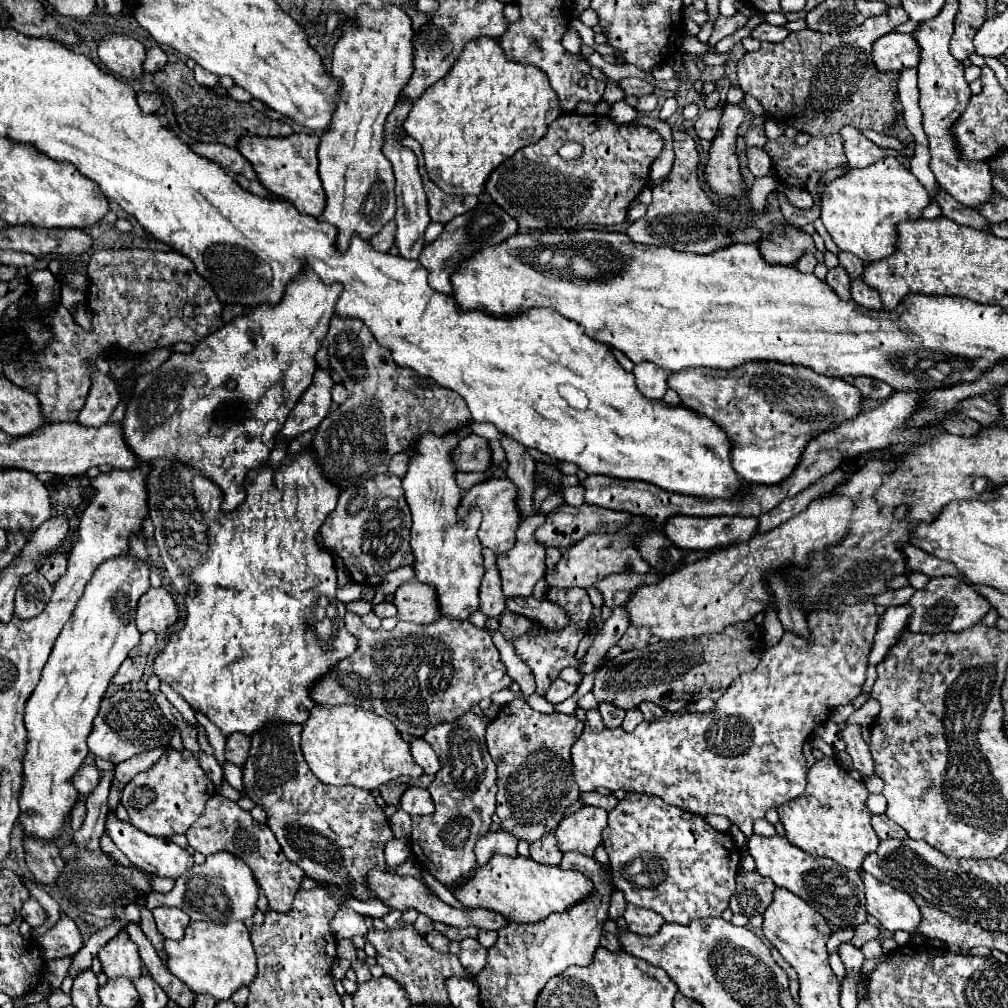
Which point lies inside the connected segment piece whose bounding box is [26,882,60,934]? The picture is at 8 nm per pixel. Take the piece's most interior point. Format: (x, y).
(51, 907)

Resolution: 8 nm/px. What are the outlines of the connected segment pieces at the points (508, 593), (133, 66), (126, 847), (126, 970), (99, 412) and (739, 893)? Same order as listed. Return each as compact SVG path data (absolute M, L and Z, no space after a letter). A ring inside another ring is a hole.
M543 513L527 517L517 531L517 543L513 549L497 555L505 597L529 597L533 593L533 585L547 571L545 547L535 539L535 531L543 521Z
M105 35L97 47L97 55L109 71L129 81L135 81L143 75L145 47L133 37Z
M115 811L107 813L107 821L105 821L105 833L111 837L111 841L127 855L127 859L133 865L139 865L139 869L145 869L157 877L171 877L177 879L179 875L183 875L187 869L191 869L193 865L193 857L181 849L179 845L175 845L171 839L163 839L163 837L153 837L147 835L143 831L139 831L135 825L131 825L129 821L121 821L117 817Z
M119 931L119 935L99 951L99 959L107 977L135 979L141 975L139 947L129 939L127 931Z
M91 365L89 369L93 375L93 389L91 389L87 403L85 403L83 411L79 413L77 421L87 427L99 427L109 421L109 417L111 417L113 409L117 407L117 403L121 401L121 397L119 397L115 383L109 379L109 375L99 373L95 365Z
M757 871L753 873L739 873L737 875L737 889L729 901L729 909L733 913L753 917L763 913L773 899L775 883Z

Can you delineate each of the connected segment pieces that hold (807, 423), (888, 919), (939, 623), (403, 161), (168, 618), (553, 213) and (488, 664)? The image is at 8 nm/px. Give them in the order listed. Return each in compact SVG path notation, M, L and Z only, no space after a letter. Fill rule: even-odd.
M757 361L757 363L741 365L731 371L717 371L717 369L703 369L703 367L685 369L669 375L667 383L681 397L681 403L687 409L707 415L711 421L721 425L721 429L727 433L729 441L733 443L731 463L735 471L747 483L775 485L791 475L791 471L797 467L811 439L815 439L823 431L831 431L839 427L841 423L855 419L861 413L859 389L845 383L843 379L819 375L819 373L813 373L811 369L805 369L805 383L795 381L795 377L797 377L797 369L793 365L785 367L773 361Z
M863 873L863 883L867 897L867 913L877 917L883 929L891 933L917 933L917 927L921 923L921 911L907 893L897 891L867 873Z
M935 577L929 581L929 585L921 591L915 591L909 605L913 607L913 615L909 617L907 627L913 633L945 633L945 631L963 631L969 629L987 615L989 605L971 589L969 585L963 585L961 581L955 581L955 577Z
M399 101L391 113L391 117L387 119L385 125L385 147L383 153L385 157L393 163L393 171L395 171L395 195L397 195L397 215L395 215L395 223L397 223L397 237L395 237L395 245L399 249L399 255L405 259L417 259L419 253L423 251L425 245L425 229L431 223L429 213L427 213L427 197L421 185L421 177L417 171L417 157L411 153L411 149L403 149L401 145L395 145L395 141L391 141L391 125L395 125L395 121L405 121L407 113L409 113L409 105L411 101Z
M151 587L141 599L137 607L137 629L145 631L165 631L179 617L177 603L165 587Z
M565 113L549 125L543 139L501 163L491 173L485 191L525 229L569 233L611 227L627 219L629 205L647 185L649 167L661 149L663 139L651 127L617 127L607 115ZM571 141L581 143L585 151L575 161L563 161L557 151Z
M355 613L345 615L347 631L357 639L357 649L349 657L341 659L329 673L319 677L313 683L311 697L323 705L357 705L367 711L373 711L387 721L391 721L403 739L423 737L435 721L453 721L461 717L471 705L477 705L481 699L489 699L495 691L501 691L511 685L511 677L499 657L497 647L489 631L477 629L469 621L453 619L453 617L439 617L431 625L415 625L407 621L399 621L395 629L369 629L363 625L361 617Z

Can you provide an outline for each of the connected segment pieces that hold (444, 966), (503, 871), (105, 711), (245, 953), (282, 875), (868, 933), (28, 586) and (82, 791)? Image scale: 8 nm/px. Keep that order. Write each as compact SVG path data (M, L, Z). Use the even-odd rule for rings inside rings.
M393 925L389 927L385 933L379 931L371 931L369 933L369 941L373 943L373 947L377 949L377 963L383 967L385 975L393 977L395 981L399 981L407 993L411 1003L419 1003L419 1001L443 1001L443 1005L447 1005L447 991L445 991L445 979L447 977L467 977L467 973L463 973L463 967L457 959L457 955L451 953L435 953L425 937L421 937L413 925Z
M493 855L487 865L475 869L471 879L461 883L453 895L461 905L475 907L483 905L485 909L495 909L497 913L507 913L515 917L515 923L539 923L555 911L565 911L571 905L579 903L593 893L593 883L583 877L583 873L565 871L561 867L547 867L531 857L509 857Z
M117 691L111 697L103 697L101 709L93 721L93 731L87 737L87 747L93 755L111 761L123 763L131 759L135 753L155 749L159 745L169 745L171 741L171 723L163 717L159 705L151 701L147 691Z
M191 921L183 941L165 941L169 961L165 965L177 975L193 993L209 993L217 1001L231 999L231 995L247 987L257 975L257 957L249 939L249 929L243 921L229 921L215 925L207 921Z
M211 797L199 821L195 821L195 825L191 825L185 835L189 839L189 845L203 855L229 851L235 857L241 857L251 867L257 883L263 887L269 899L269 907L275 911L287 911L291 907L299 883L305 877L303 869L297 869L295 863L287 861L271 829L267 829L267 825L263 823L257 823L251 813L243 811L235 801L229 801L225 797Z
M863 923L859 925L859 929L855 929L855 937L849 941L853 947L861 947L863 943L871 941L871 939L877 939L879 937L879 929L873 927L871 923Z
M41 573L25 575L15 591L15 615L19 619L31 619L39 615L51 599L51 593L53 585Z
M81 765L77 769L77 773L71 777L73 787L83 797L87 797L87 793L91 793L91 789L95 789L97 781L99 781L99 769L95 765Z

